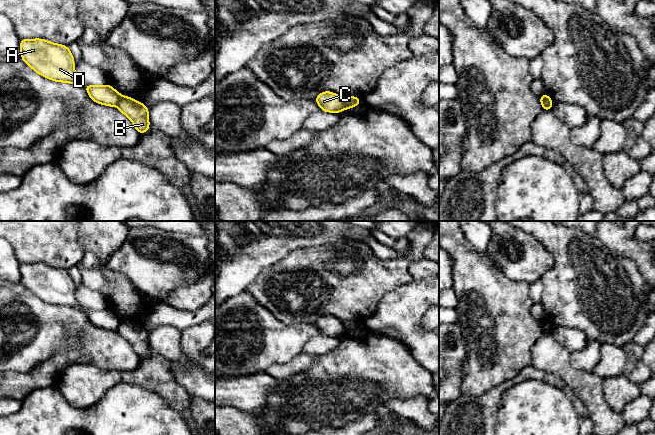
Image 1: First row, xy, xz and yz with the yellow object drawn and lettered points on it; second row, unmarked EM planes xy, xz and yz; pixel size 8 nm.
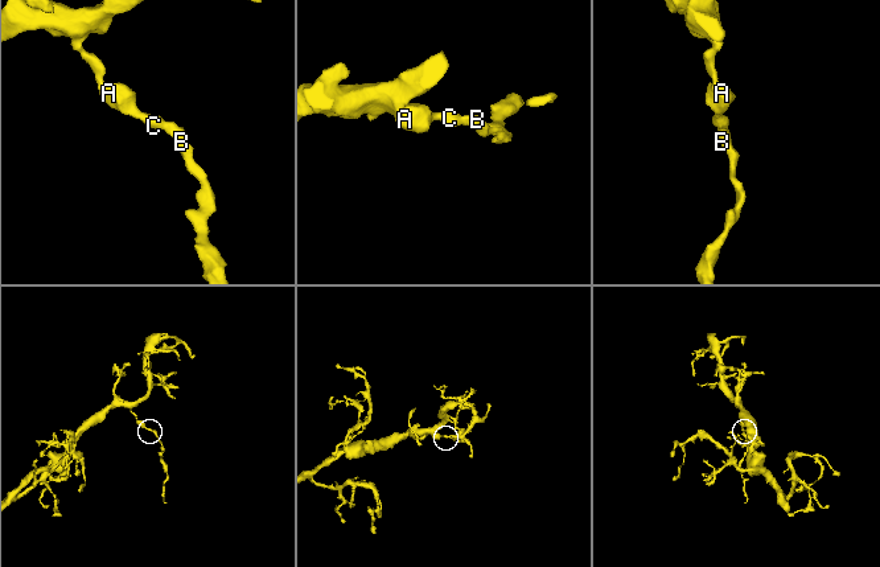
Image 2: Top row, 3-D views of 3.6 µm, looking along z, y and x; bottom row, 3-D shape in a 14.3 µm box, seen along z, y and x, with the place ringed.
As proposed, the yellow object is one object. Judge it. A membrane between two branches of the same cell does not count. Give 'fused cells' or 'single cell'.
fused cells

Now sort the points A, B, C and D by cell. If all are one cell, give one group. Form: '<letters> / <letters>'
A C D / B

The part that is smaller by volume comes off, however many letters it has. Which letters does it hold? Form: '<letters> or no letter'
B

